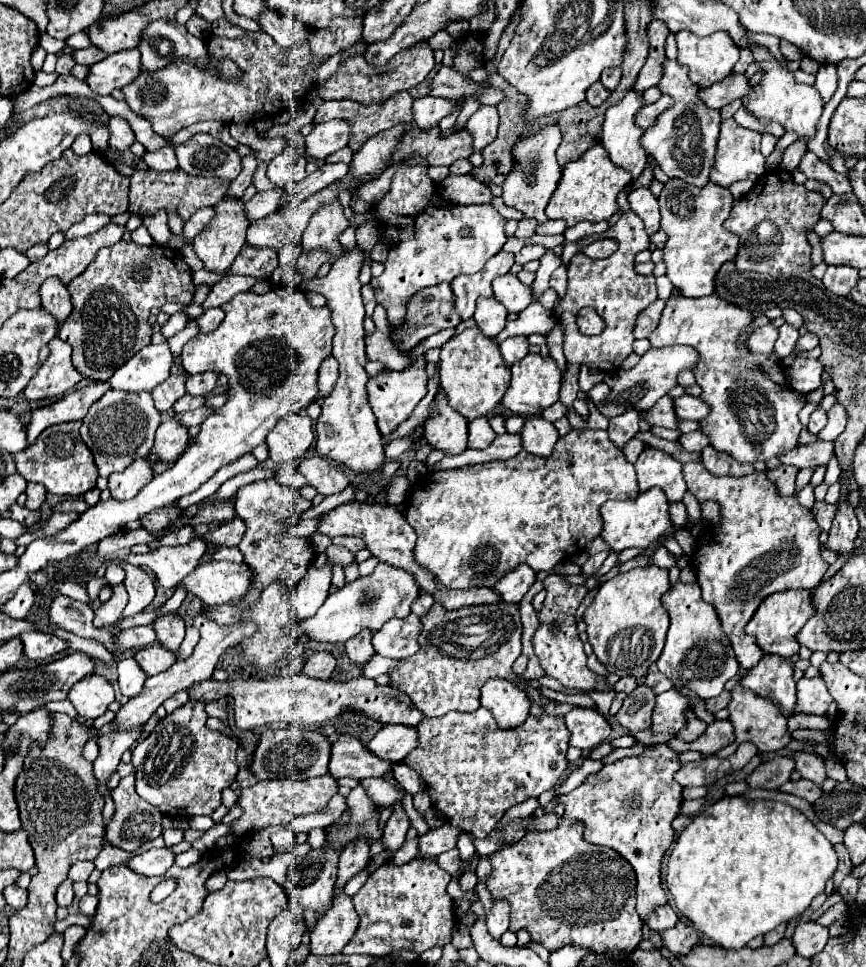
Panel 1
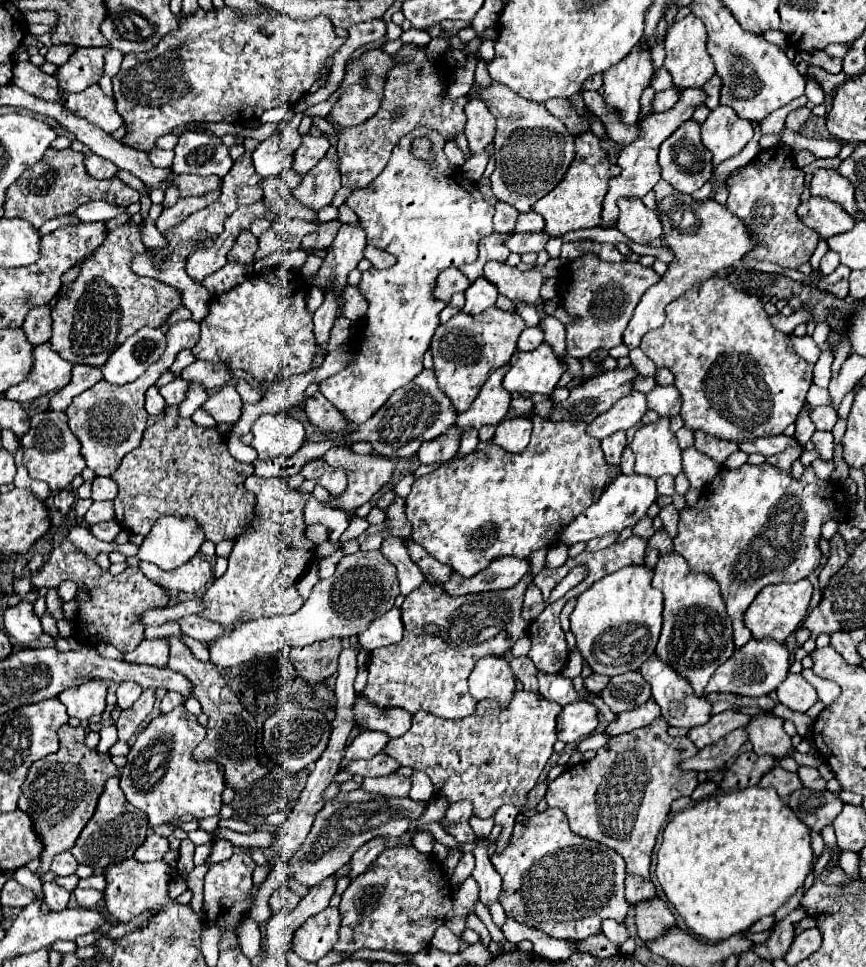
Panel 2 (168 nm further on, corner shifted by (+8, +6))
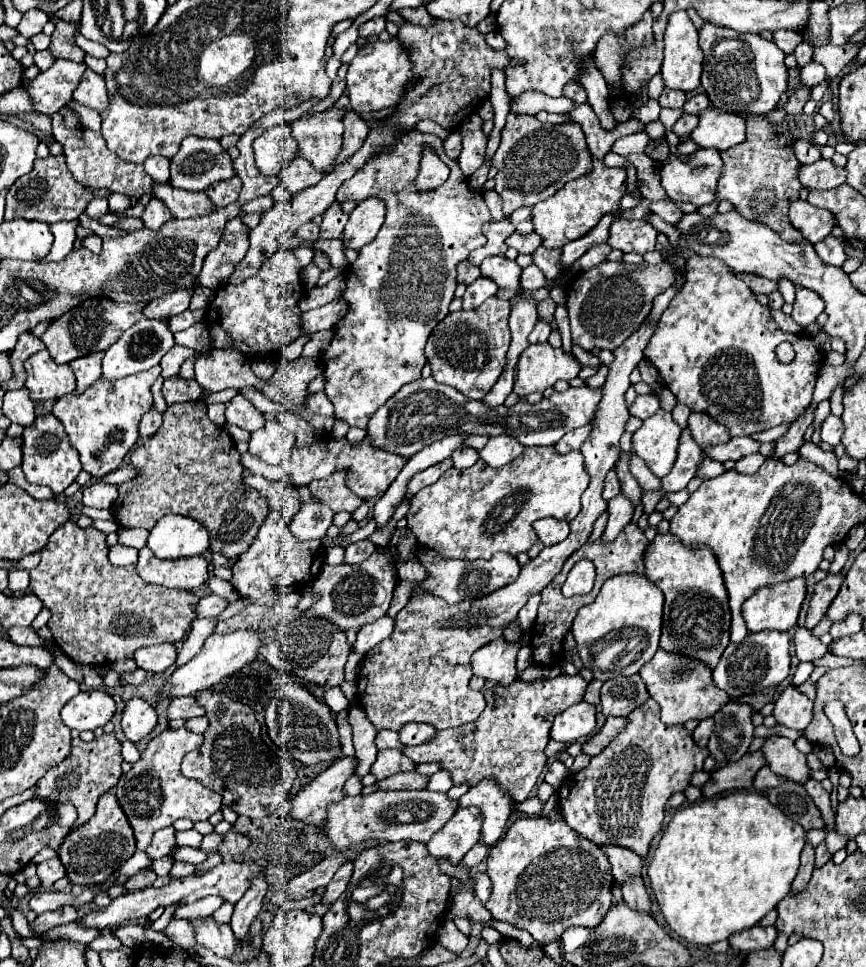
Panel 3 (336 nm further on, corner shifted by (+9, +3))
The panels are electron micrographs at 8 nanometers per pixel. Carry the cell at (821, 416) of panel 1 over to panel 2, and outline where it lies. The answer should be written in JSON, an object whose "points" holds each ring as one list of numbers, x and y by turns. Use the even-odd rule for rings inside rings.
{"points":[[816,406,810,412,810,418,816,426,816,430,832,430,836,424,836,410,830,406]]}

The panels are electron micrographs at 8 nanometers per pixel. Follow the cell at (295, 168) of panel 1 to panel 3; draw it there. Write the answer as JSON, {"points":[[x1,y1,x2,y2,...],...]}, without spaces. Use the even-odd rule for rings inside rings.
{"points":[[281,123,265,131,253,143,255,163,263,175,279,175,281,169,299,155,291,127]]}

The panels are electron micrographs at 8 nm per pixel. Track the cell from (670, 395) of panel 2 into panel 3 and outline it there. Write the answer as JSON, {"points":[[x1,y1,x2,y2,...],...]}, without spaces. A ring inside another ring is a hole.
{"points":[[639,395,631,407,629,407,629,415,637,417,637,419,647,419,651,417,655,411,659,409,659,399,657,395]]}

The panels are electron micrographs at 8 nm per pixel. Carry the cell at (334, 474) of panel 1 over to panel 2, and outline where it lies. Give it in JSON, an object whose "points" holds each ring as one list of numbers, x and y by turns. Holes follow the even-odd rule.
{"points":[[316,458,316,460,310,460,308,464,304,464,302,476,306,480,314,480,316,484,324,486,330,494,340,494,346,488,346,474,344,474,344,470,332,468,322,458]]}

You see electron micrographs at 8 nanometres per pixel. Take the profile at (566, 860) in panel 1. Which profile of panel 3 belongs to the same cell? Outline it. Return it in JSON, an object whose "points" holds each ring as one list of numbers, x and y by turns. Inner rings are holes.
{"points":[[521,817,517,819,507,833,499,839,497,845,491,847,487,855,487,875,491,877,493,889,485,903,485,909,493,915,493,919,507,921,519,929,531,933,531,937,539,945,547,945,561,937,561,933,571,925,581,927,597,927,605,917,605,911,611,907,611,887,613,875,609,871,609,861,605,853,599,851,595,843,569,829,561,819,557,823,549,823,545,817]]}

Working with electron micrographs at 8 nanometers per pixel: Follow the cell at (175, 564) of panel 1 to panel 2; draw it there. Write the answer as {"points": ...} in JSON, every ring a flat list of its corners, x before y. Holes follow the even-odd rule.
{"points":[[166,516,154,524,136,556,162,570,174,570,198,554,204,540,204,532,190,518]]}

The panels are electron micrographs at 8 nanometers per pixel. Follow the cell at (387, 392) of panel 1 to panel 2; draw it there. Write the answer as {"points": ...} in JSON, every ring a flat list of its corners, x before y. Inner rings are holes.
{"points":[[416,128,394,146,388,166,370,184,370,188,360,188,358,192,352,192,346,200,346,204,358,214,360,224,366,232,368,244,396,256,396,264,392,268,386,268,386,270,370,268,362,272,362,280,358,288,364,294,364,298,370,302,370,308,366,316,362,318,366,322,366,328,364,328,366,338,354,338,350,342,352,350,356,352,354,362,342,372,330,376,328,380,320,384,320,392,336,408,340,408,354,426,364,424,368,418,372,418,378,412,378,408,382,408,388,402,394,390,406,386,422,372,424,368,422,356,430,348,430,340,434,336,434,330,438,328,438,314,446,308,446,304,436,302,432,298,432,288,434,288,434,280,438,272,450,266,462,266,462,264,474,262,478,258,480,240,492,234,494,206,482,198,476,184,462,178,462,174,450,166,442,148,444,148,444,140,442,136,438,136,438,132,430,128],[420,136,430,140,430,154,434,158,430,164,426,164,424,160,412,154,412,142]]}

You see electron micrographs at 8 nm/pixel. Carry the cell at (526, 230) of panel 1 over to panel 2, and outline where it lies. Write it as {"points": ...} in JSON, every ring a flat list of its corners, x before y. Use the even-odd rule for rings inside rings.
{"points":[[498,202,496,204,496,216,494,216,494,230,500,234,512,234,516,220,518,220,518,210,510,208,508,204]]}

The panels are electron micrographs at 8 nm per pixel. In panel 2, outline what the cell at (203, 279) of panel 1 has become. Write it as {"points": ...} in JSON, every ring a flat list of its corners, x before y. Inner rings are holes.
{"points":[[240,232,238,240,234,242,232,250,228,252,228,262,252,264,256,250,258,250,258,238,252,236,252,232]]}

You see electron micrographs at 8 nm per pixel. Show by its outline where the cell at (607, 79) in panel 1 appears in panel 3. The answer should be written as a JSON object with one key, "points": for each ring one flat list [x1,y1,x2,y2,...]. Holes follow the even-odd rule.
{"points":[[567,83,565,85,565,91,563,91,563,97,571,99,575,105,581,105,581,103,587,103,587,93,585,89,579,85,579,83]]}

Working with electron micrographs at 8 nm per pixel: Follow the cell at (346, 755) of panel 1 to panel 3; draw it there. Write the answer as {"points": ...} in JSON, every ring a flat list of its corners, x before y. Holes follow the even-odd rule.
{"points":[[385,749,385,751,379,751,377,753,377,761,371,765,371,773,383,773,377,777,377,781,381,779,387,779,389,775,395,775,395,773,401,773,401,771,413,771,417,765,403,755,403,751,399,749]]}

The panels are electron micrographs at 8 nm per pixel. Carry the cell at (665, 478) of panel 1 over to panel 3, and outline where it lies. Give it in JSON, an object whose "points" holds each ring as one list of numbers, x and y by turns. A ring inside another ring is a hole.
{"points":[[659,409,633,433,633,453,645,459,657,477,667,475,677,457,679,435,681,427,673,421,671,413]]}

